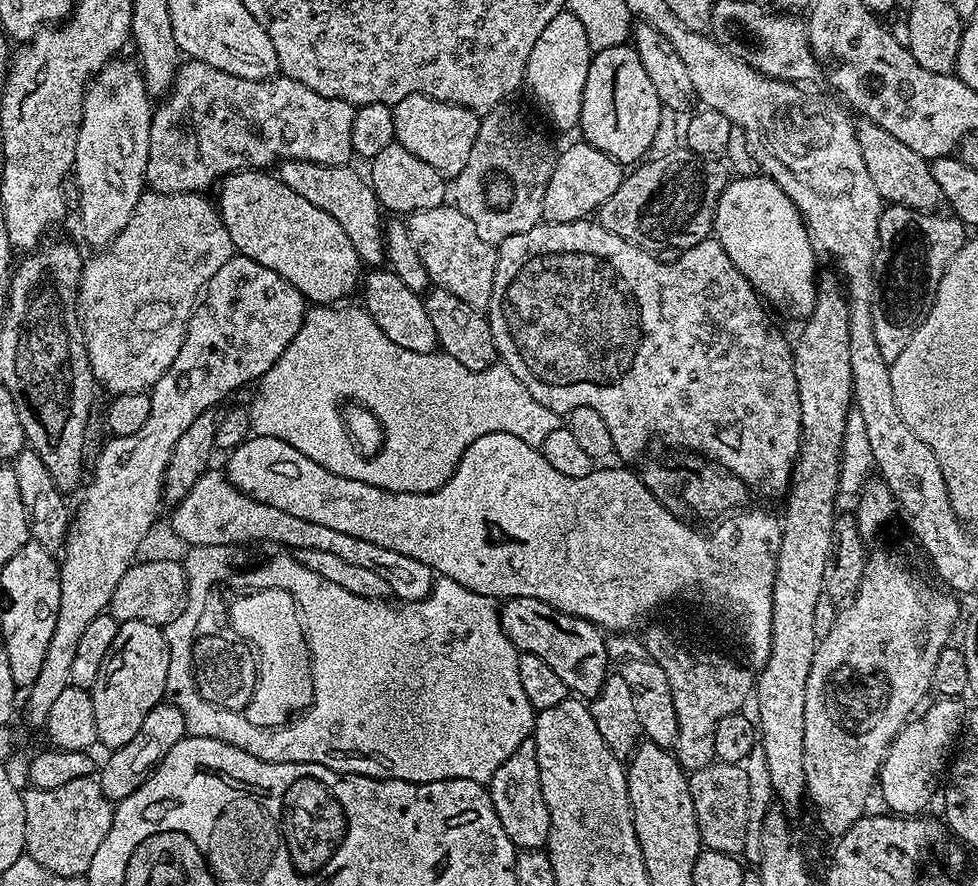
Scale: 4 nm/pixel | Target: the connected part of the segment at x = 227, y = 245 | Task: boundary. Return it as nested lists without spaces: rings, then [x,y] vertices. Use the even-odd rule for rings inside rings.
[[[146,190],[140,196],[138,206],[126,222],[126,226],[117,234],[112,241],[112,247],[99,251],[96,256],[88,256],[84,262],[84,268],[80,271],[80,291],[78,293],[78,307],[80,310],[80,328],[84,332],[84,345],[90,358],[92,367],[92,379],[97,385],[109,388],[109,393],[119,394],[122,392],[148,392],[166,374],[170,362],[178,358],[178,350],[184,341],[184,335],[188,329],[188,319],[192,316],[192,310],[196,307],[212,274],[222,267],[222,262],[229,260],[234,254],[232,239],[226,230],[224,223],[220,221],[220,213],[199,192],[153,192]]]

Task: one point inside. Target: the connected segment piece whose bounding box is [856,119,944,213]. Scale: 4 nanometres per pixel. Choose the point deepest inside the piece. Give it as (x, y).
(901, 177)

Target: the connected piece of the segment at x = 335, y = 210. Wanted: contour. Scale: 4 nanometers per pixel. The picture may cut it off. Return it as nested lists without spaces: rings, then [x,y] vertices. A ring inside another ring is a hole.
[[[285,160],[279,165],[278,175],[283,184],[290,186],[290,190],[294,190],[294,194],[302,194],[302,198],[306,198],[306,202],[318,206],[318,210],[326,210],[326,214],[330,214],[330,218],[334,218],[334,222],[338,222],[338,226],[342,226],[342,230],[346,230],[346,238],[350,238],[350,246],[354,246],[361,262],[365,265],[372,264],[368,266],[380,266],[385,263],[386,232],[382,227],[382,220],[380,224],[380,215],[382,215],[380,202],[376,199],[376,191],[372,189],[371,183],[365,177],[363,180],[352,169],[352,166],[343,164],[326,166],[305,160]]]

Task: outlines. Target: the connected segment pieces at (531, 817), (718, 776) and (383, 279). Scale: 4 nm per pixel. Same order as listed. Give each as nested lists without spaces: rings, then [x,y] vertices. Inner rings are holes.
[[[535,739],[522,742],[522,746],[518,746],[518,750],[514,750],[498,770],[494,770],[486,787],[498,814],[498,822],[502,822],[502,830],[506,830],[506,838],[510,838],[512,845],[517,850],[543,849],[550,834],[550,810],[546,806],[546,798],[542,798]]]
[[[713,762],[691,773],[690,798],[694,798],[694,818],[698,818],[700,843],[707,851],[739,857],[746,846],[746,822],[750,818],[750,782],[739,764]]]
[[[380,266],[363,277],[362,292],[364,288],[364,301],[362,307],[365,312],[374,318],[378,330],[390,338],[390,342],[402,346],[402,350],[414,350],[415,352],[434,352],[438,345],[434,326],[430,323],[430,314],[426,314],[424,296],[421,293],[410,290],[387,267]]]

